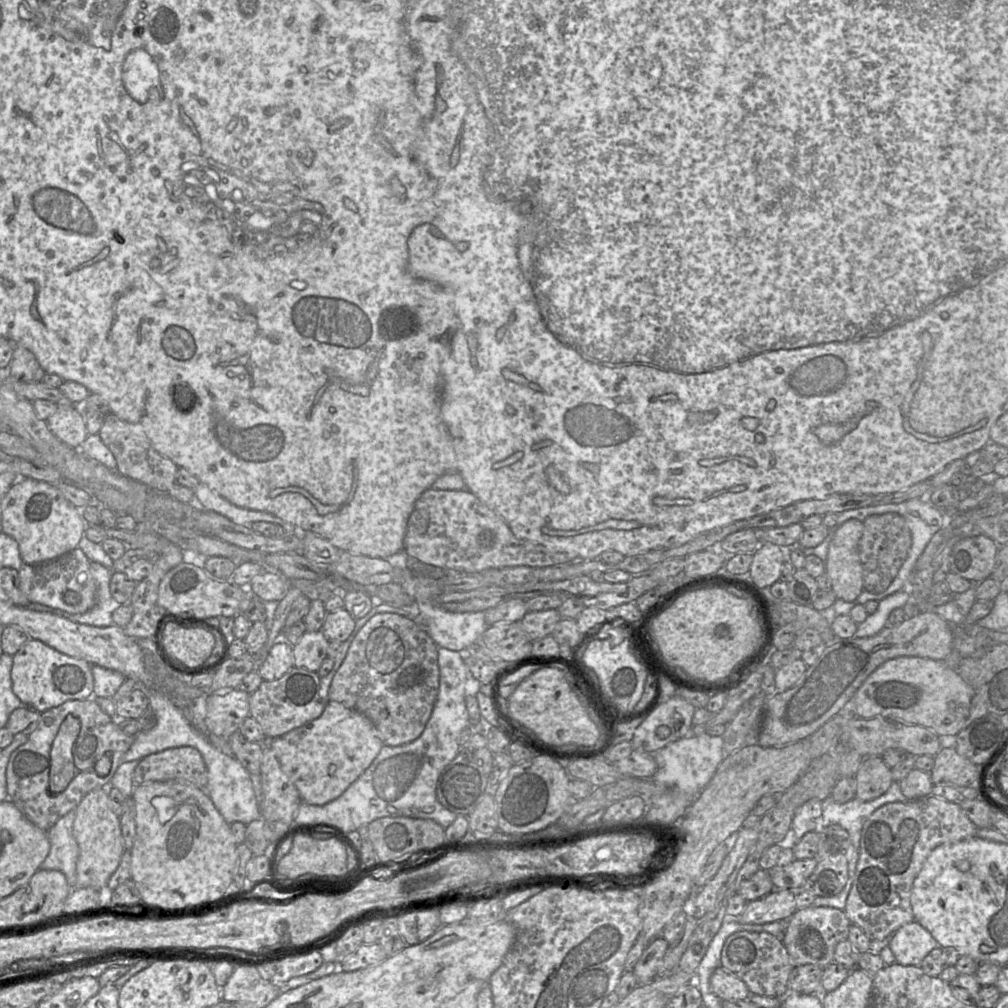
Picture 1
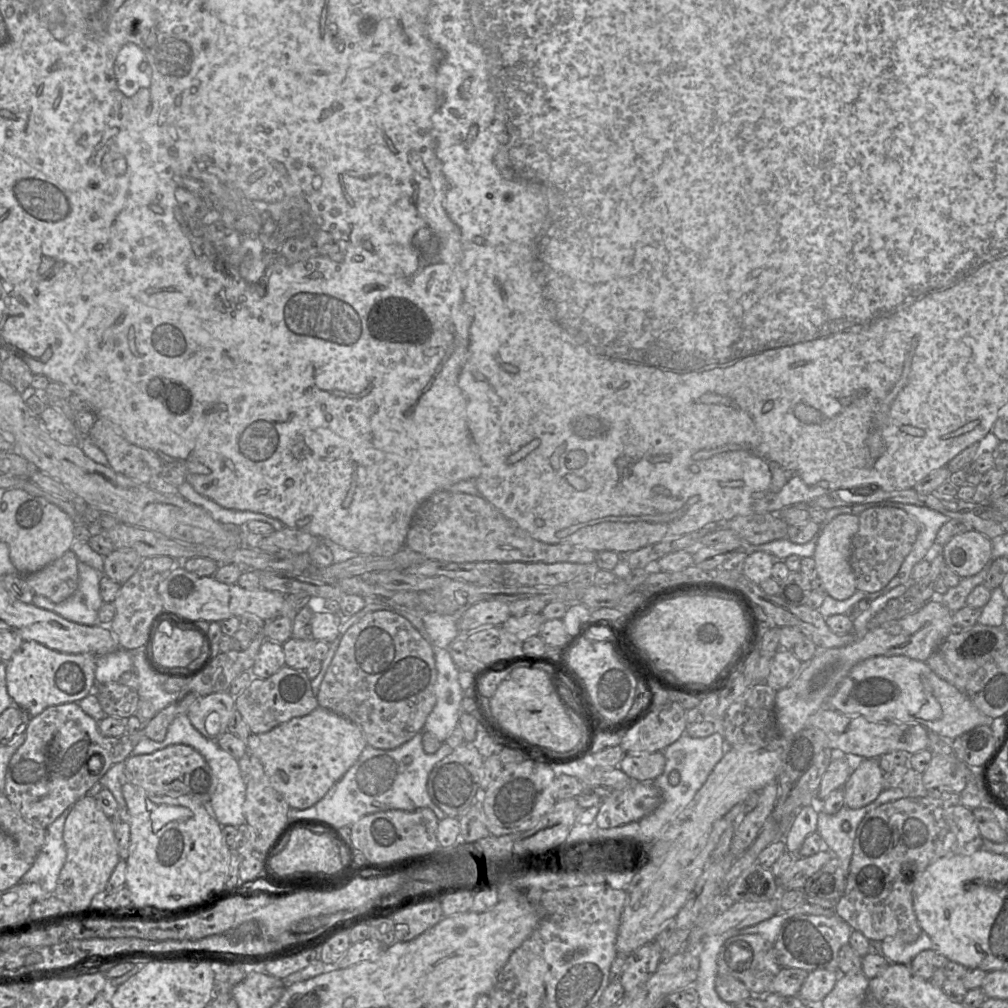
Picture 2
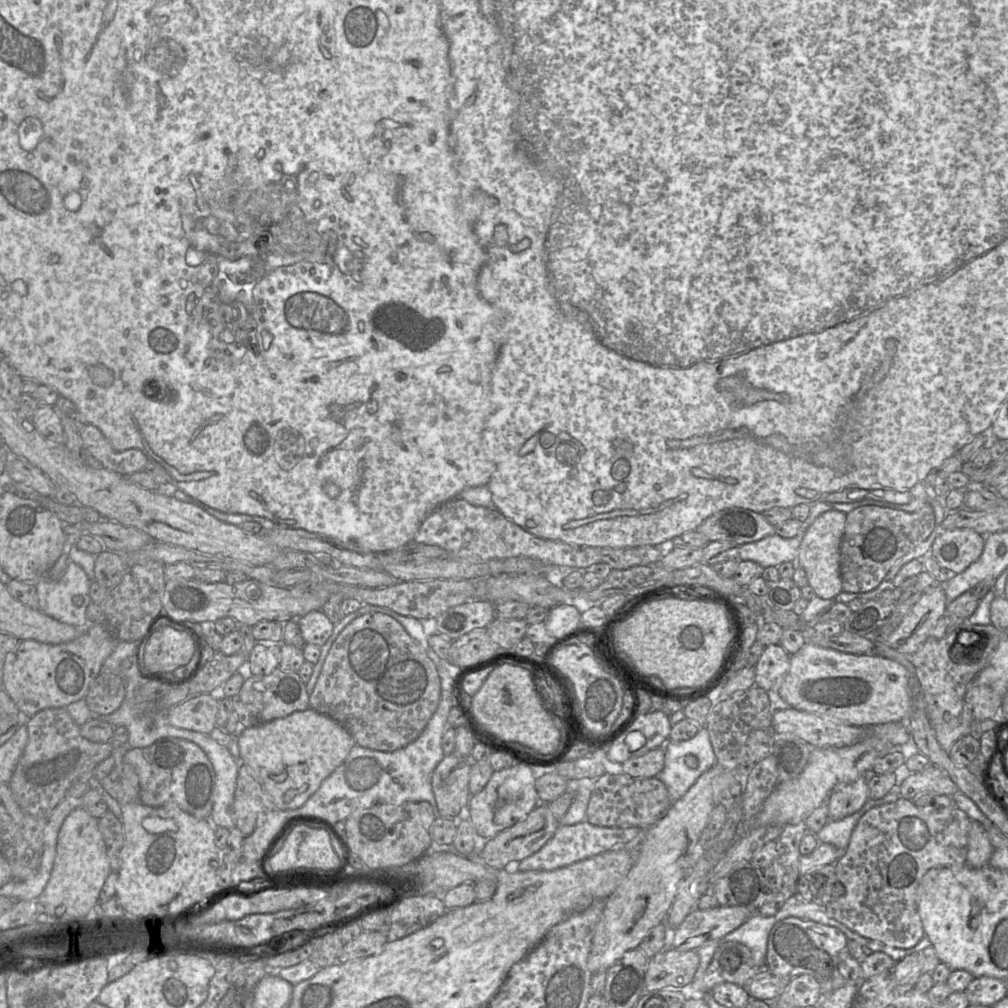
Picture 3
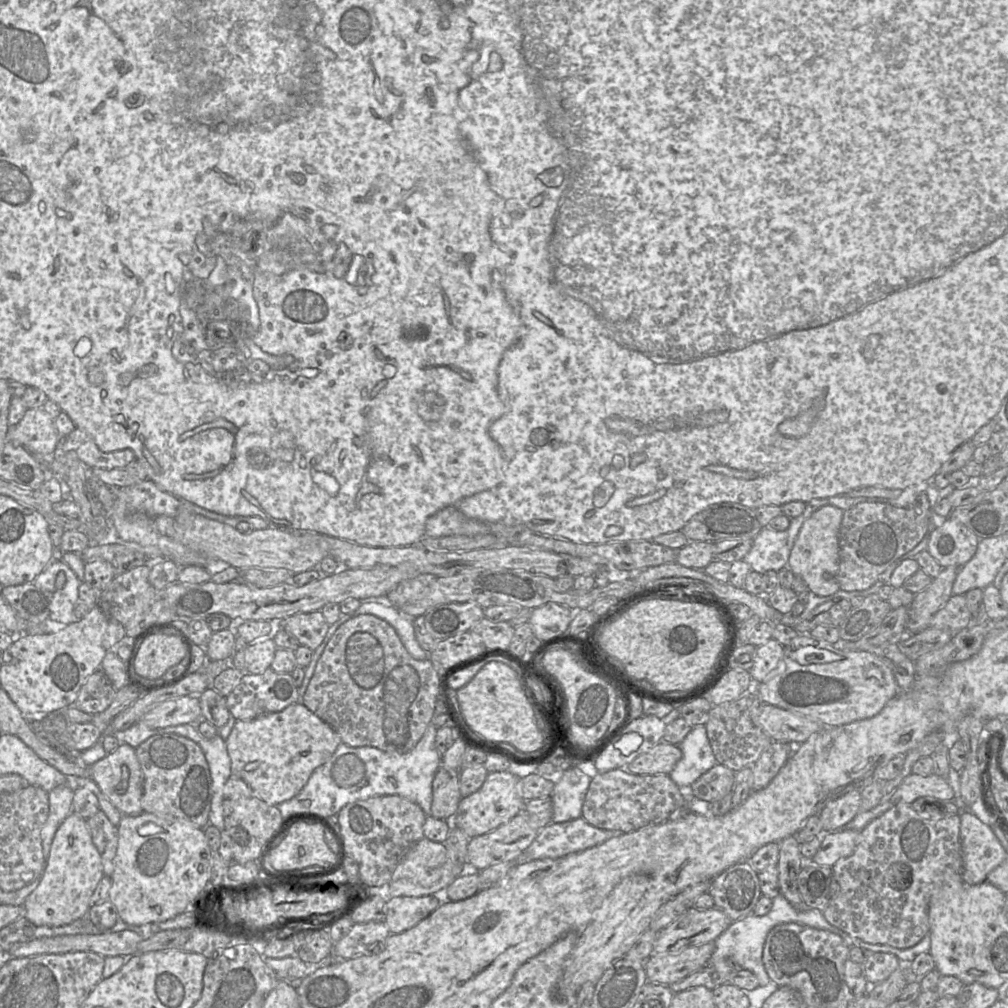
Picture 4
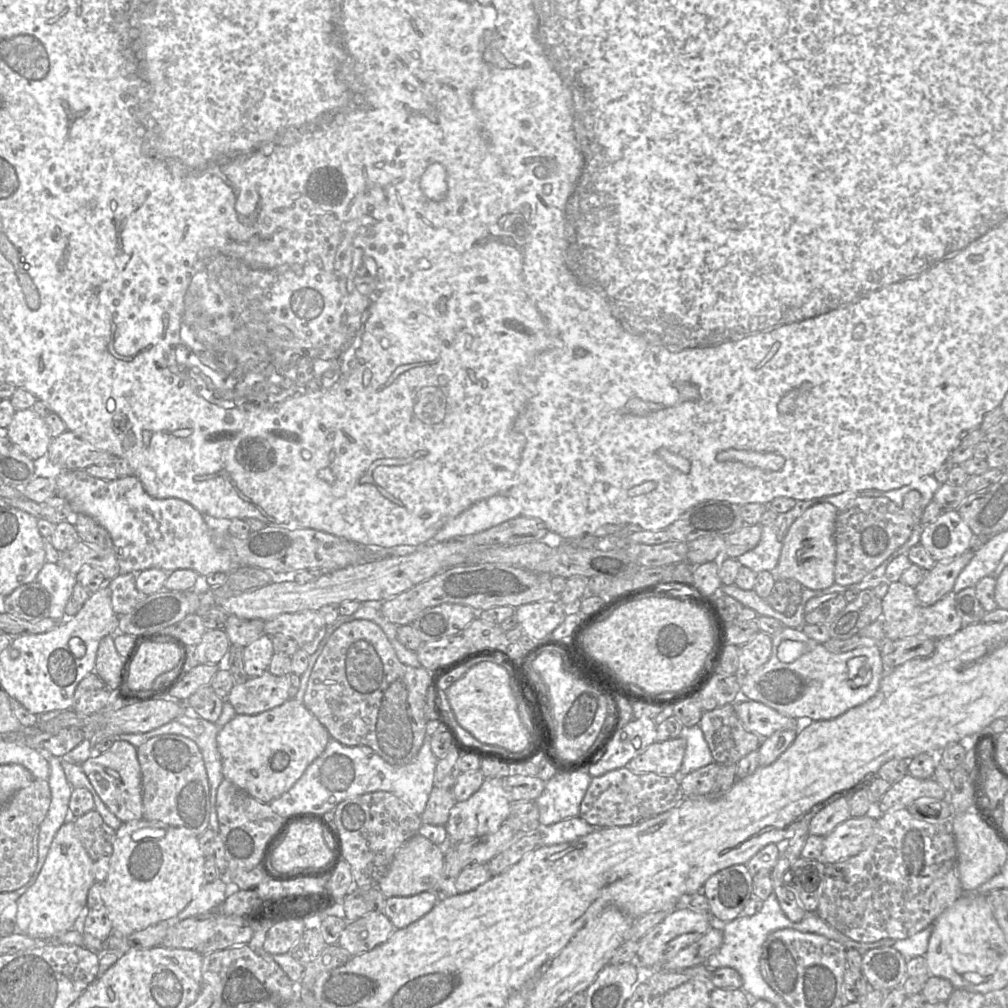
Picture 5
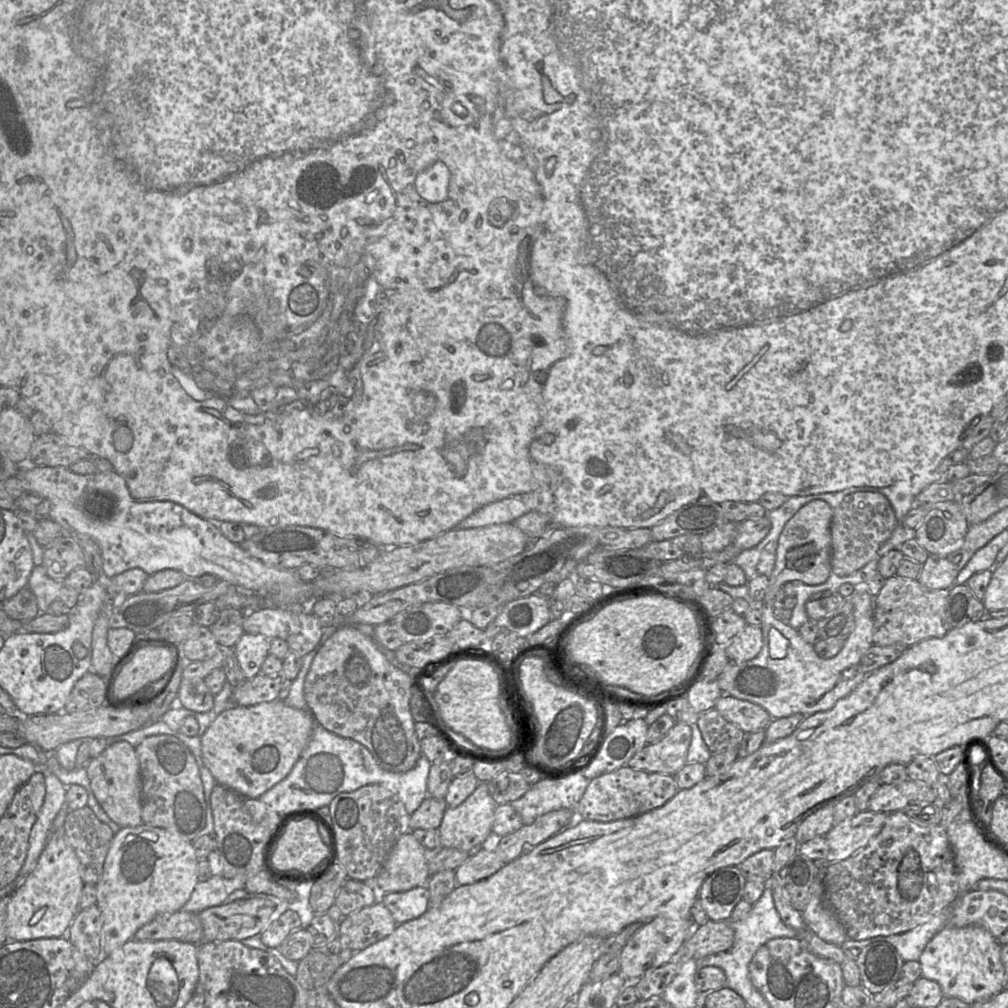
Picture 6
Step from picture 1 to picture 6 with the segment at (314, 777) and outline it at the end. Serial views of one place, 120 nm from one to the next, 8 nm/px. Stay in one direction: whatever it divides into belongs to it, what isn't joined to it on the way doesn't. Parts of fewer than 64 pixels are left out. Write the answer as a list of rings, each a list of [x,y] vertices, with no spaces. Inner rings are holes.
[[[283,700],[251,706],[234,705],[214,717],[201,737],[203,762],[216,780],[243,796],[259,798],[292,770],[311,737],[315,719],[309,710],[290,707]]]

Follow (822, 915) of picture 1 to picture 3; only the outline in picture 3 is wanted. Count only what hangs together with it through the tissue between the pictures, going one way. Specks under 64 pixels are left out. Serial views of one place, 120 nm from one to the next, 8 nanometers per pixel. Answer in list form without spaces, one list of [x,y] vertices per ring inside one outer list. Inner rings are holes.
[[[787,917],[777,922],[768,936],[766,968],[784,981],[807,974],[813,976],[822,996],[829,995],[847,981],[839,971],[839,955],[847,948],[848,938],[836,927],[812,920]]]

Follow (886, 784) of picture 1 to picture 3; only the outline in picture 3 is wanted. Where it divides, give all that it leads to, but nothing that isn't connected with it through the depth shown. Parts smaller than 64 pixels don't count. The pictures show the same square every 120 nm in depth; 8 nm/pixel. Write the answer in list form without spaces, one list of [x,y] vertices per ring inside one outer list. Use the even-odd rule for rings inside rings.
[[[868,775],[856,781],[838,786],[827,799],[830,820],[841,820],[859,811],[869,800]]]

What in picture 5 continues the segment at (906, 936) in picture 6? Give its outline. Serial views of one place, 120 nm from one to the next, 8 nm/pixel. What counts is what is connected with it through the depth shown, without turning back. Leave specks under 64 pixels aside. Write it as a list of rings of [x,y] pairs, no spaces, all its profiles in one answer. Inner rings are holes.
[[[933,924],[906,939],[895,940],[892,938],[884,938],[875,942],[861,943],[861,949],[870,950],[879,947],[893,947],[901,953],[907,962],[914,957],[925,955],[932,928]]]

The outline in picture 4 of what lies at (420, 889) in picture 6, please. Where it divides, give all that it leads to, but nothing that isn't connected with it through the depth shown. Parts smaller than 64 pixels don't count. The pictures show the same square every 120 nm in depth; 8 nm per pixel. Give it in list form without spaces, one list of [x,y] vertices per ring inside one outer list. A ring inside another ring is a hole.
[[[434,895],[392,897],[386,903],[385,923],[392,934],[413,928],[441,905]]]

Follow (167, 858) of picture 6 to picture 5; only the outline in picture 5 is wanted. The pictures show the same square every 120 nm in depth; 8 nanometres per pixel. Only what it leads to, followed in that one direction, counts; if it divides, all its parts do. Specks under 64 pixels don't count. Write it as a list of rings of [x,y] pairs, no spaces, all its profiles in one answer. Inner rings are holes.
[[[144,818],[121,823],[116,831],[109,872],[103,882],[102,892],[102,901],[113,927],[112,934],[116,937],[125,937],[162,921],[176,919],[205,883],[205,860],[206,856],[199,846],[199,836],[187,829]]]

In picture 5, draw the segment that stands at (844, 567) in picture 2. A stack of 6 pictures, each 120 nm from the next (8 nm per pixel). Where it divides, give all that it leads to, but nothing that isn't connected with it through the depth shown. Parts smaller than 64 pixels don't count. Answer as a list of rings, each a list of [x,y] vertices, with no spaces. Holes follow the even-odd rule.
[[[818,503],[809,507],[792,523],[784,538],[778,565],[774,571],[776,578],[796,580],[810,590],[822,590],[835,583],[834,533],[838,514],[838,509],[831,503]]]

